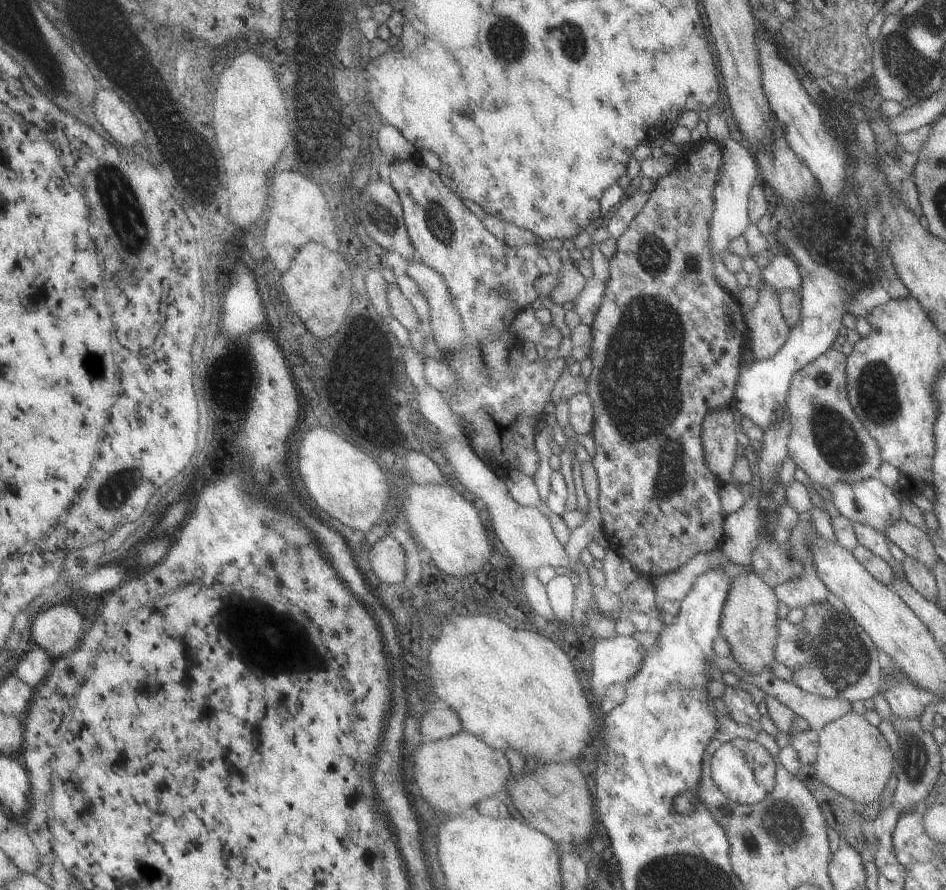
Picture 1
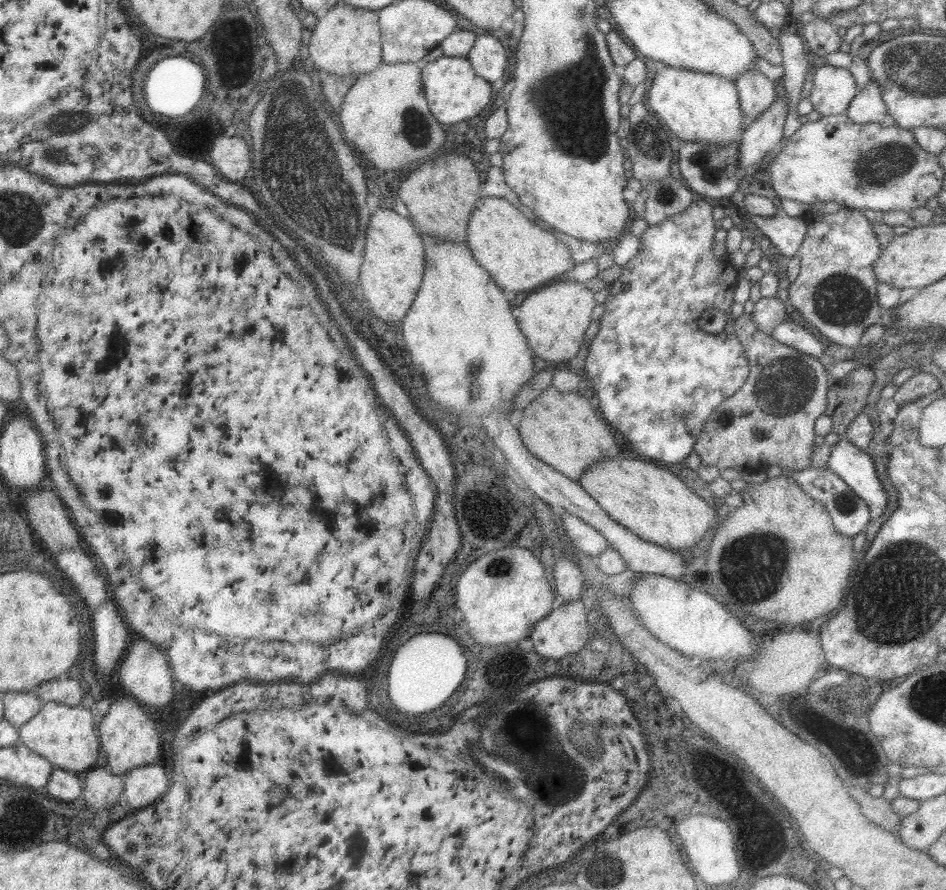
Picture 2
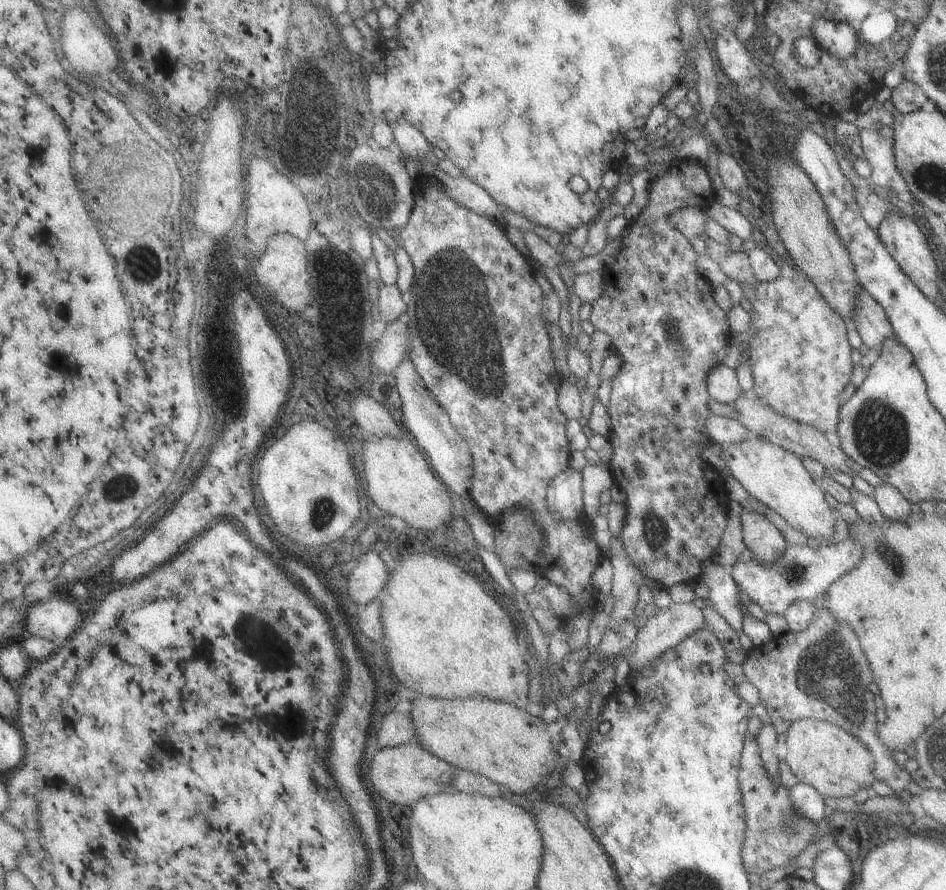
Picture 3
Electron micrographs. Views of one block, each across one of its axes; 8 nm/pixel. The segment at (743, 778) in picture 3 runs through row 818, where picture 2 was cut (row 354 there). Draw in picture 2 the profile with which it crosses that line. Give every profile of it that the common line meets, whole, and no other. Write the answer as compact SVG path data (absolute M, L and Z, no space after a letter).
M743 313L735 319L735 335L748 359L750 371L747 380L730 399L722 402L710 413L693 450L700 457L702 465L715 466L720 471L734 468L745 472L760 472L771 464L776 464L783 470L790 468L799 471L810 468L811 456L816 448L815 422L827 407L830 385L826 363L791 346L776 342L757 327L750 313Z

